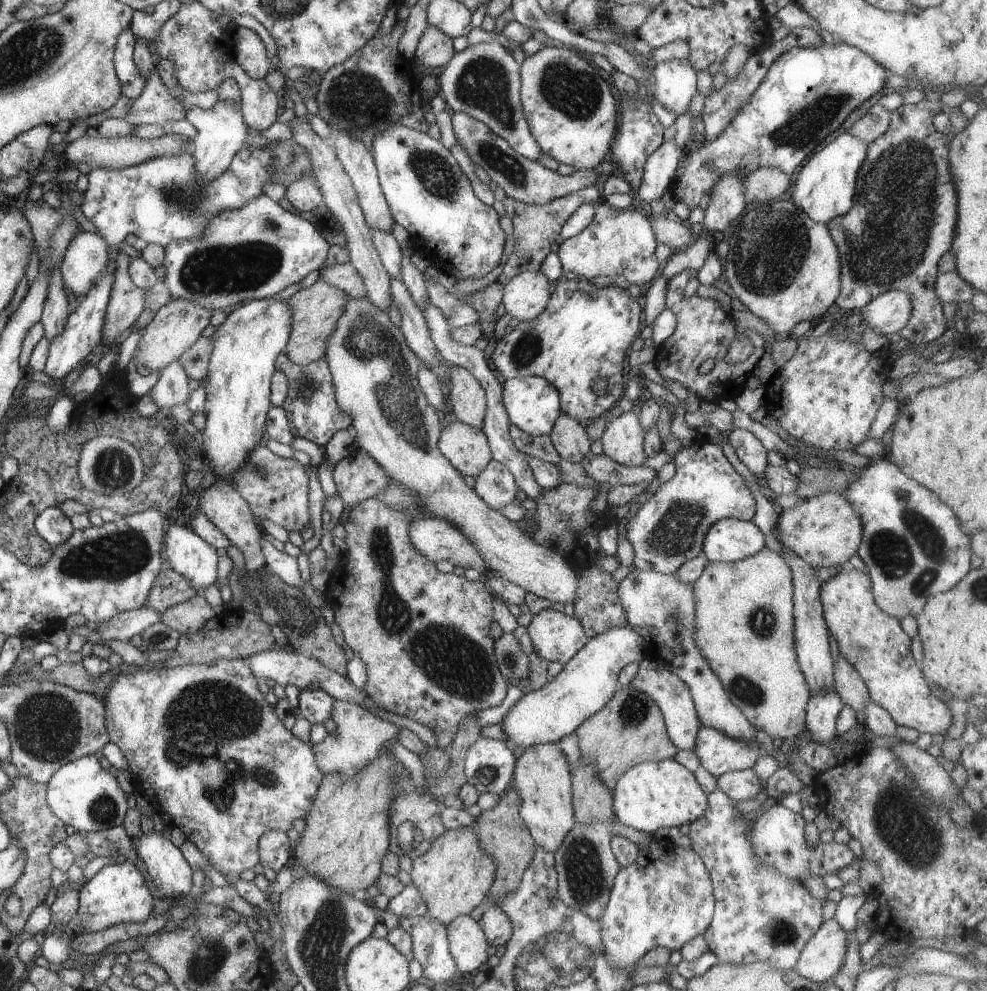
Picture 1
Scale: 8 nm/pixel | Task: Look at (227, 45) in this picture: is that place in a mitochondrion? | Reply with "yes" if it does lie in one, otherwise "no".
no

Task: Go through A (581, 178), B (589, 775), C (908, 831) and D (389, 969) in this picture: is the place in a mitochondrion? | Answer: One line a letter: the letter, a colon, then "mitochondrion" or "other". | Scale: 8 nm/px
A: other
B: other
C: mitochondrion
D: other

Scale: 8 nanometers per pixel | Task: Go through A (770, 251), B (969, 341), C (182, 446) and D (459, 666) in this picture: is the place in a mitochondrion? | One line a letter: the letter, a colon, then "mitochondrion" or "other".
A: mitochondrion
B: other
C: other
D: mitochondrion

